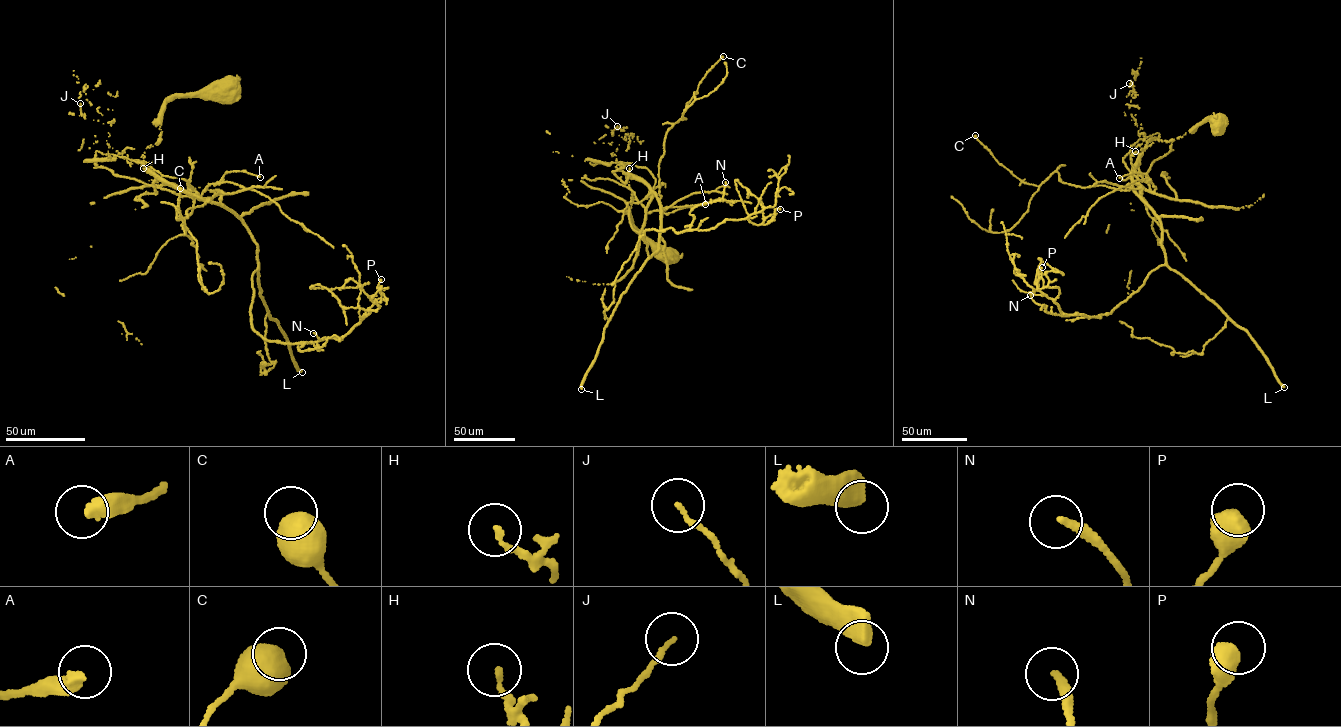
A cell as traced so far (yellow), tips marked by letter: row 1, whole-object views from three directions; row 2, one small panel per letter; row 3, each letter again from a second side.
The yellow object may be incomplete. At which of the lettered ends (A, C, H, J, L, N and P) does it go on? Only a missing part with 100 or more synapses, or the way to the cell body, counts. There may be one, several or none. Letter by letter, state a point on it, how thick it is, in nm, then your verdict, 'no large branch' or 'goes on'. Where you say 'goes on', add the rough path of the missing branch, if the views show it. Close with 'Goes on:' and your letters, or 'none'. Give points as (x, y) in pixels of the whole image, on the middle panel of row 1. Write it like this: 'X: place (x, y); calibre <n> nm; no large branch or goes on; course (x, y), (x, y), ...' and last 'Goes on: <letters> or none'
A: place (705, 204); calibre 400 nm; no large branch
C: place (723, 56); calibre 650 nm; no large branch
H: place (629, 168); calibre 150 nm; no large branch
J: place (617, 126); calibre 110 nm; no large branch
L: place (581, 389); calibre 550 nm; goes on
N: place (725, 182); calibre 240 nm; no large branch
P: place (780, 209); calibre 650 nm; no large branch
Goes on: L

